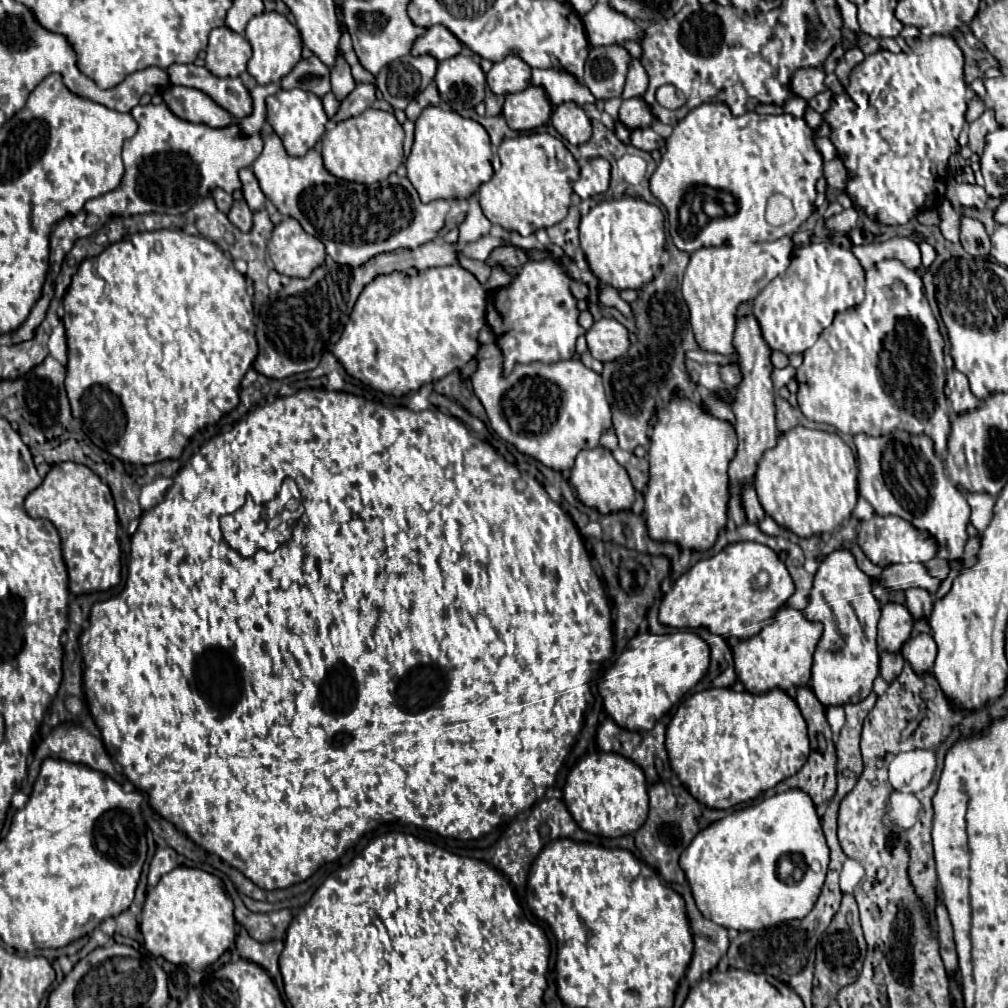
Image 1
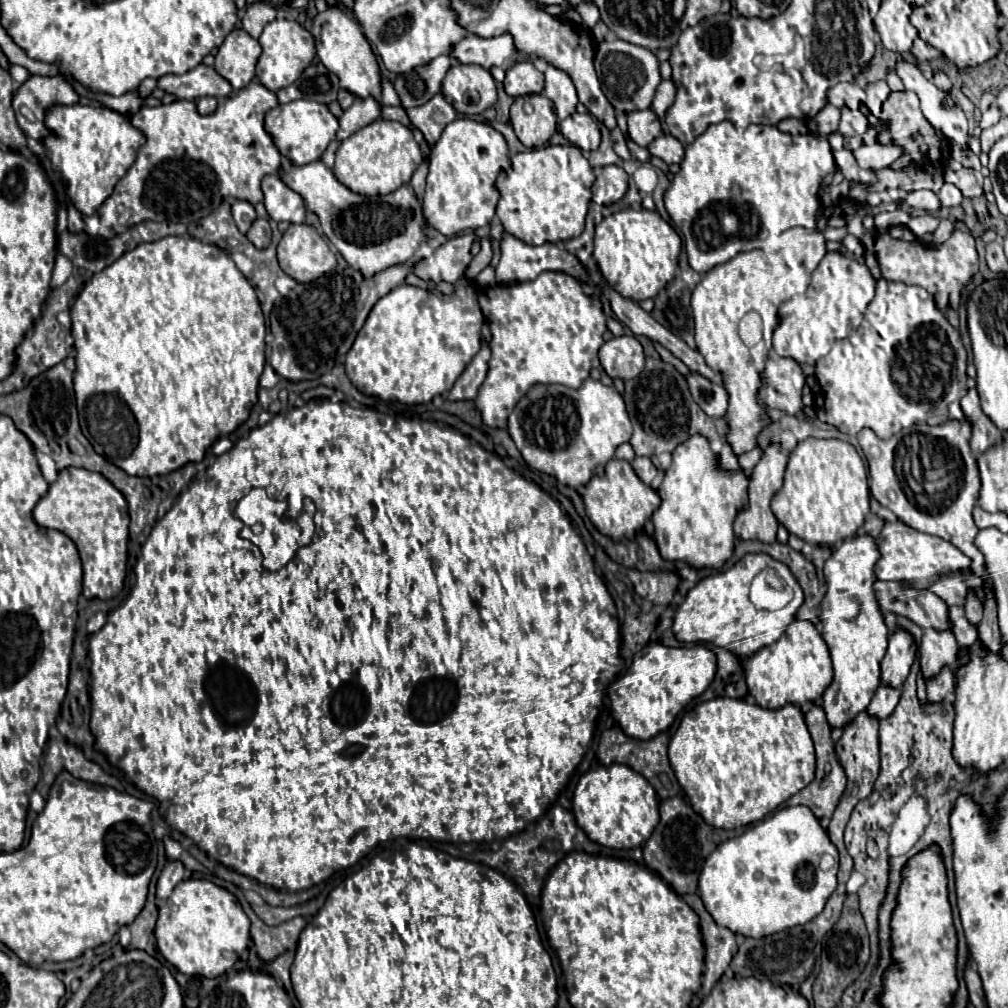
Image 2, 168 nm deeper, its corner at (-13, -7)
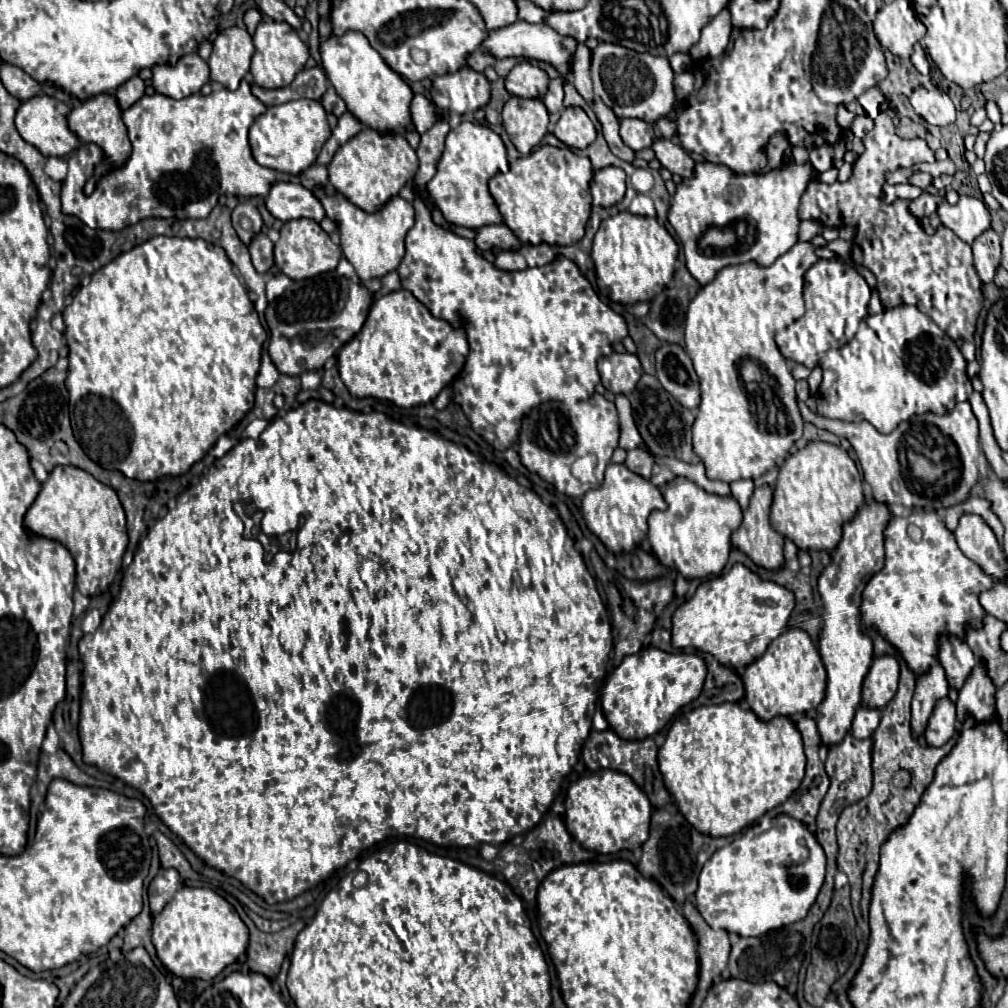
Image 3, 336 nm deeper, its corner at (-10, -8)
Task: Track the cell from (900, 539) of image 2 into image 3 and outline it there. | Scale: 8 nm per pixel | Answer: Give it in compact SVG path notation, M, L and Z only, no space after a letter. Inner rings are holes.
M914 510L906 518L894 516L884 534L886 562L862 592L860 620L866 628L878 630L900 652L912 674L920 676L932 670L940 636L956 636L964 642L966 626L980 626L986 610L980 606L978 594L992 586L992 578L962 554L936 510ZM910 526L920 528L920 542L910 538Z

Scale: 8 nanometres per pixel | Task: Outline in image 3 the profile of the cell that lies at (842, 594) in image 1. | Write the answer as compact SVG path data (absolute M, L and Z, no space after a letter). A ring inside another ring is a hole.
M874 500L860 506L854 518L842 526L842 540L832 564L824 568L818 580L818 592L824 602L824 626L818 650L828 672L828 684L826 698L818 706L816 724L824 746L834 746L848 734L854 712L860 704L864 676L872 664L872 640L860 630L860 600L866 582L884 566L884 528L890 518L892 514L882 502Z

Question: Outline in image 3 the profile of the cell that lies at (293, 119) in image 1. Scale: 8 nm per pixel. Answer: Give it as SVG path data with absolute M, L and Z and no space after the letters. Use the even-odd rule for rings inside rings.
M302 98L280 106L270 106L264 114L260 114L250 126L248 142L252 148L252 156L260 166L296 176L316 162L322 144L328 140L328 134L330 126L322 104L318 100Z

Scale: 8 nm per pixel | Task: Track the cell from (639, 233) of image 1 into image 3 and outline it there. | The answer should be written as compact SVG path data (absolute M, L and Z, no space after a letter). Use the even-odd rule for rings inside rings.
M618 212L602 220L600 230L594 236L592 260L598 280L608 288L610 300L620 304L650 302L672 280L674 262L678 258L678 244L656 218L634 216L630 212Z

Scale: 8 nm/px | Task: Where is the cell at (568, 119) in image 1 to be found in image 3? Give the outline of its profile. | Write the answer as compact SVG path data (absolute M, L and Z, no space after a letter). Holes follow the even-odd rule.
M566 108L556 122L554 136L568 148L586 148L596 140L596 128L582 108Z

